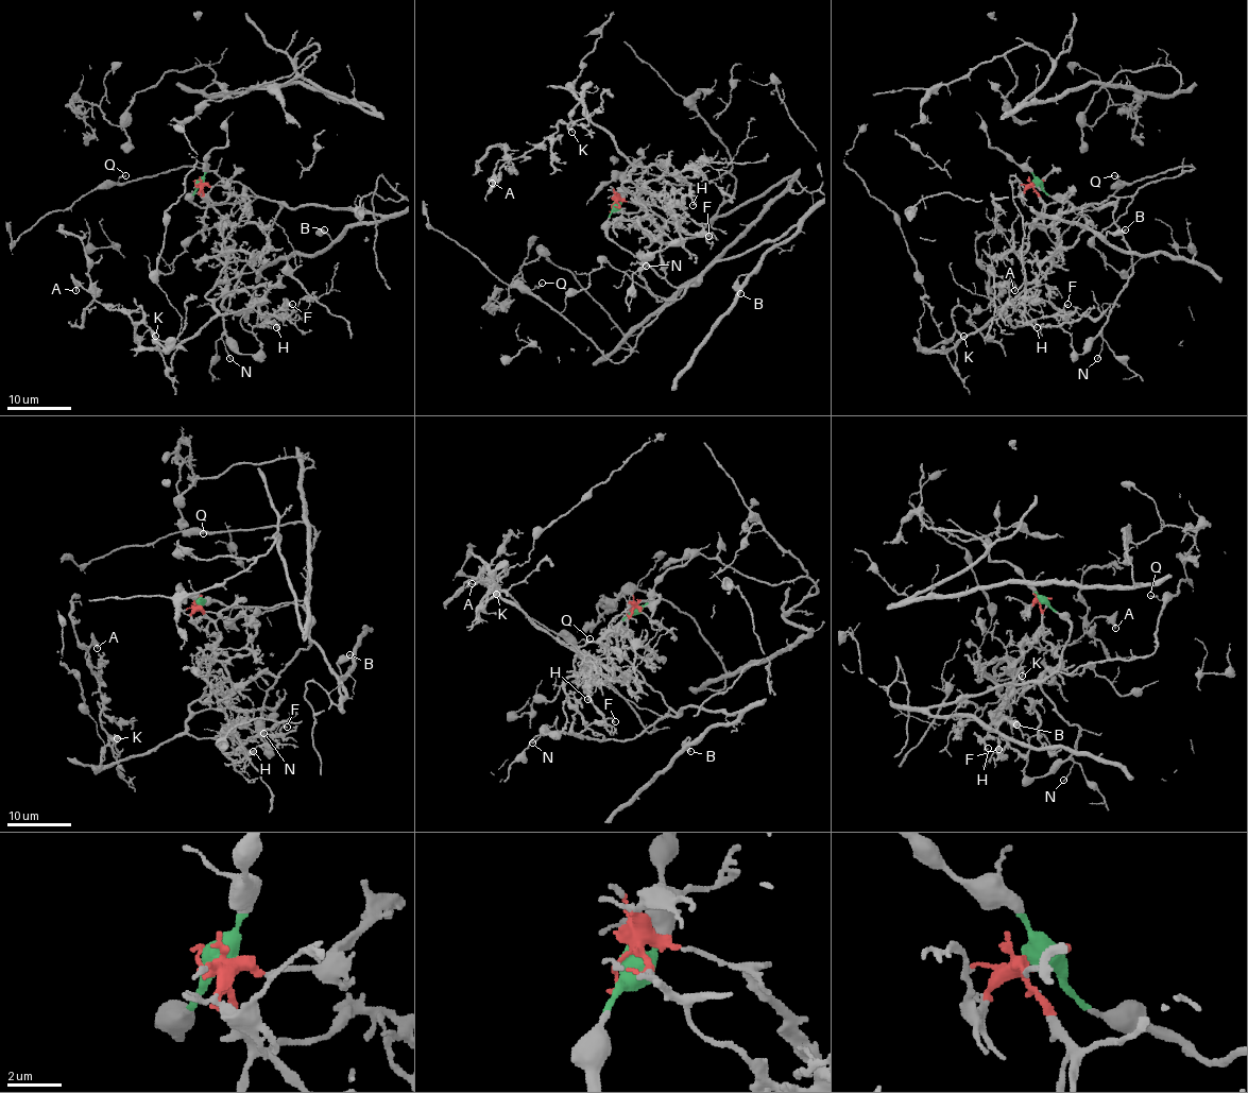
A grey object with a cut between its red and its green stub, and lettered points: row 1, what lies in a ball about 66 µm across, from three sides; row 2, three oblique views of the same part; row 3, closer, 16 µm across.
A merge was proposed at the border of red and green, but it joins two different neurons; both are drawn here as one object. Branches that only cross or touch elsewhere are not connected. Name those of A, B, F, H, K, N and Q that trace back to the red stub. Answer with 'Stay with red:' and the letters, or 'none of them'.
Stay with red: A, F, H, K

